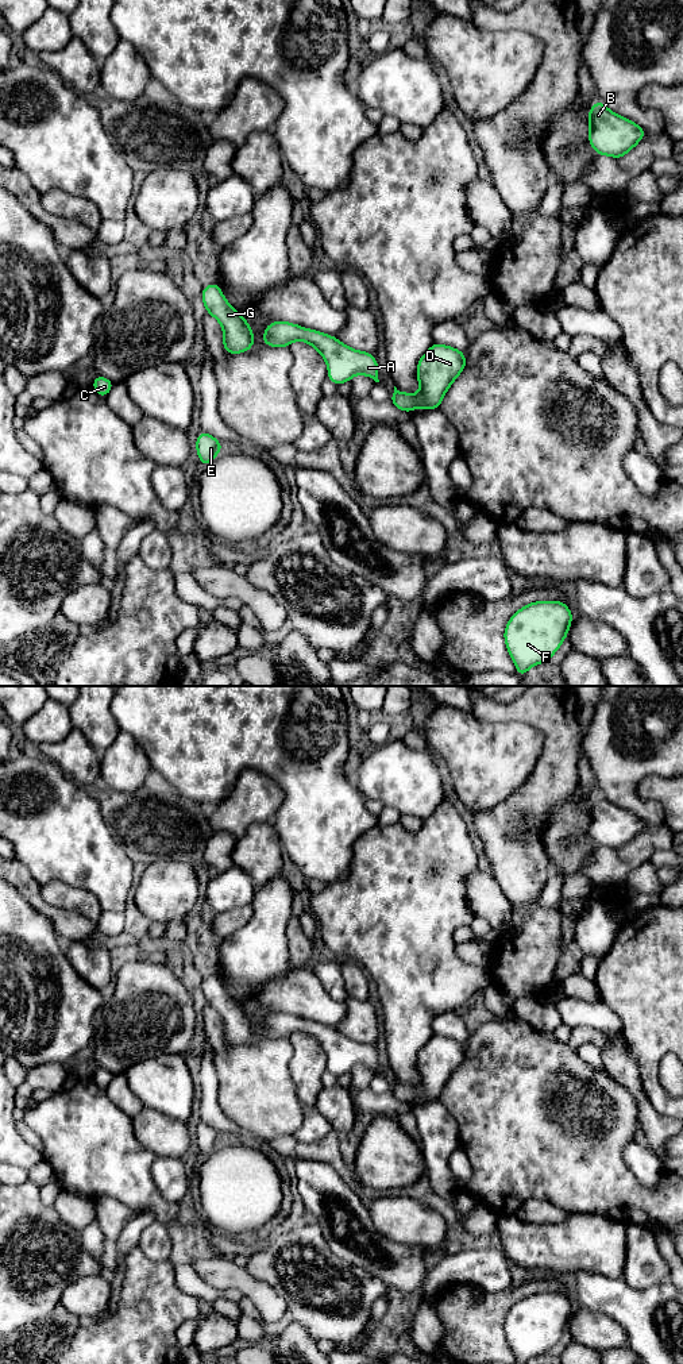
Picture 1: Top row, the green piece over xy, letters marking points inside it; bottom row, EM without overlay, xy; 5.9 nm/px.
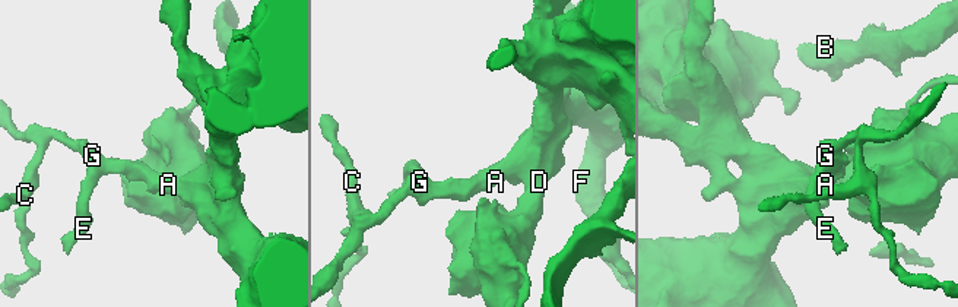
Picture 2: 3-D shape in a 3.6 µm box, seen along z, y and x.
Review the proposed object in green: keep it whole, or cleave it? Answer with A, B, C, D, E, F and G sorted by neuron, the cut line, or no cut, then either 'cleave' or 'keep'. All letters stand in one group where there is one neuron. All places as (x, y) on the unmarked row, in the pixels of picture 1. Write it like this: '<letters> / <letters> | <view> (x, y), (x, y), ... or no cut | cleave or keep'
A B C D E F G | no cut | keep

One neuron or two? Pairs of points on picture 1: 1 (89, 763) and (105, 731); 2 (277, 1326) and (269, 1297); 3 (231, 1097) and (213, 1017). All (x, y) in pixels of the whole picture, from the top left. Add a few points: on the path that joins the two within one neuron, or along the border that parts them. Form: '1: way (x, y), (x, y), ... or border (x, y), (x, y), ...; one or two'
1: border (74, 727), (100, 754); two
2: border (273, 1290), (284, 1299), (285, 1314), (263, 1322); two
3: way (231, 1077), (231, 1063), (222, 1052), (215, 1037); one

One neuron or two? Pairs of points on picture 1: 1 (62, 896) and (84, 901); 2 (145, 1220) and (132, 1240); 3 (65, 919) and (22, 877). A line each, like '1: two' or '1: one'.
1: one
2: one
3: one

